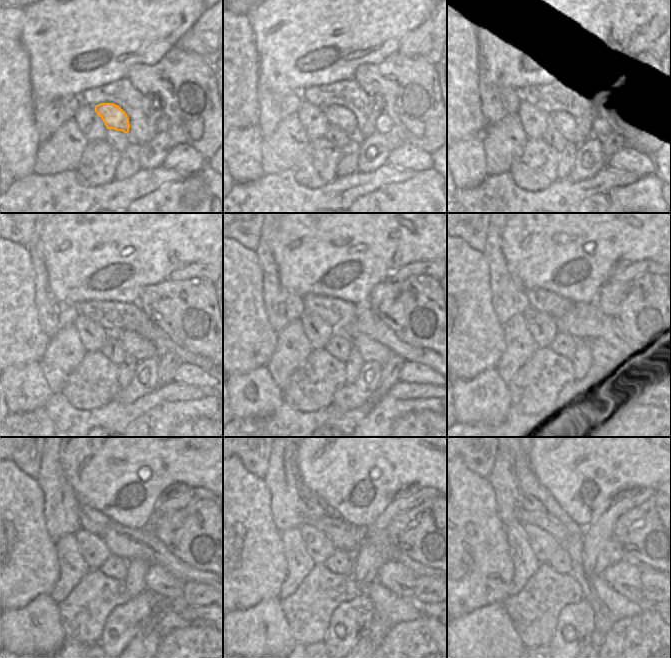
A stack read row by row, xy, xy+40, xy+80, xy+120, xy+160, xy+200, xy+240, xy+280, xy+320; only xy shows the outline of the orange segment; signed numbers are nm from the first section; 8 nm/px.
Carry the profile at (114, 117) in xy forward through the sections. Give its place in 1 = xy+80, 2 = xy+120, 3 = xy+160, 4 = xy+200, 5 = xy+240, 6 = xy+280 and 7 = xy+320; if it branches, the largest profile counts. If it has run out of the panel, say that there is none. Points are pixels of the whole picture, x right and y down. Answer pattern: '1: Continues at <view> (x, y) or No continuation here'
1: Continues at xy+80 (572, 123)
2: Continues at xy+120 (140, 349)
3: Continues at xy+160 (371, 350)
4: Continues at xy+200 (603, 354)
5: Continues at xy+240 (159, 581)
6: Continues at xy+280 (393, 575)
7: Continues at xy+320 (625, 577)

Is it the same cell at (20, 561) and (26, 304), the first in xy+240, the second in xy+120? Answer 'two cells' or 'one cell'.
one cell

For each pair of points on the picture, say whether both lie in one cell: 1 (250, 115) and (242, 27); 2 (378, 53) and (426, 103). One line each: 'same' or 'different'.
1: same
2: different

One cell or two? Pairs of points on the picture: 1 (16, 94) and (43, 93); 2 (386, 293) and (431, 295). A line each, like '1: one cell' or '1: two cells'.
1: two cells
2: one cell

